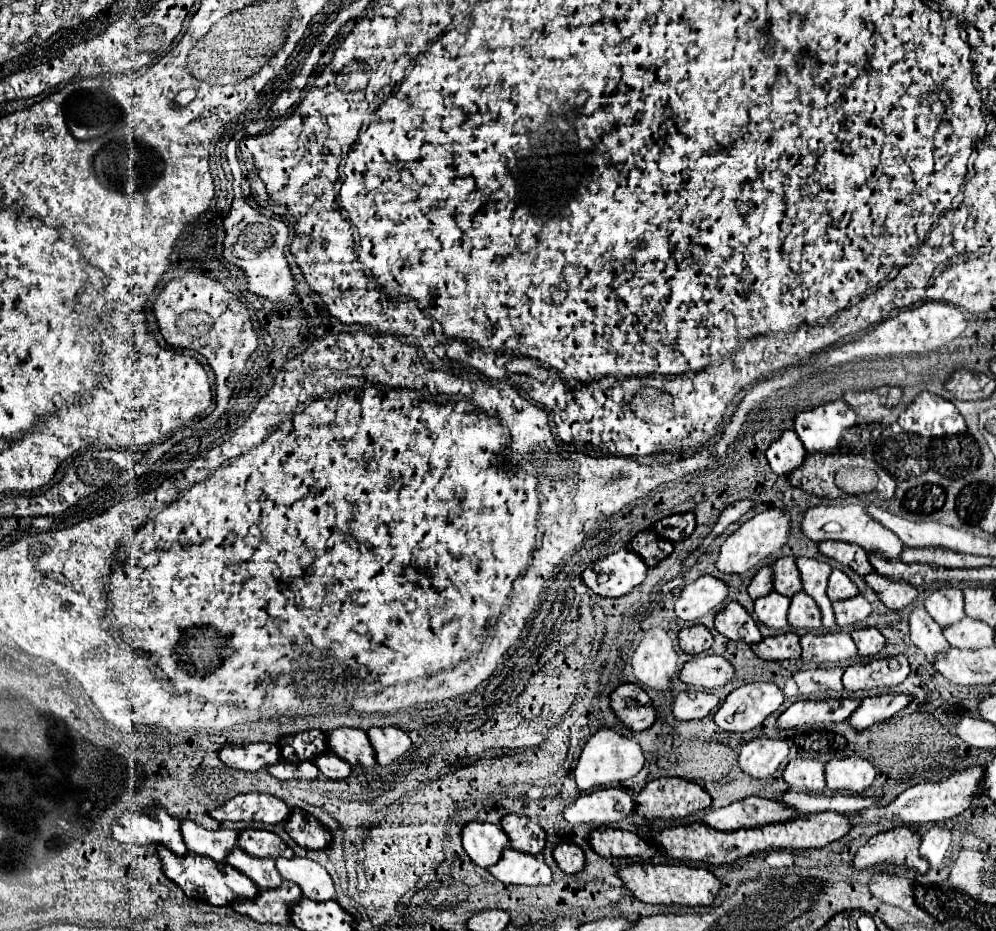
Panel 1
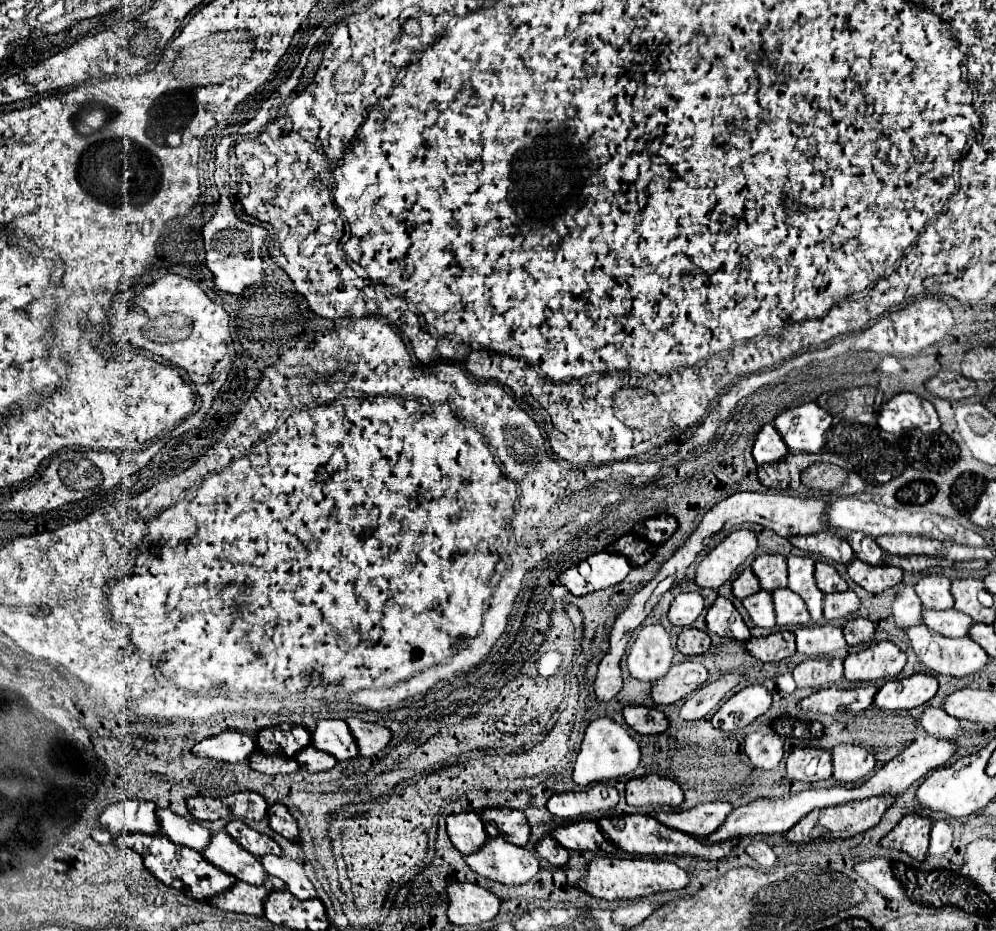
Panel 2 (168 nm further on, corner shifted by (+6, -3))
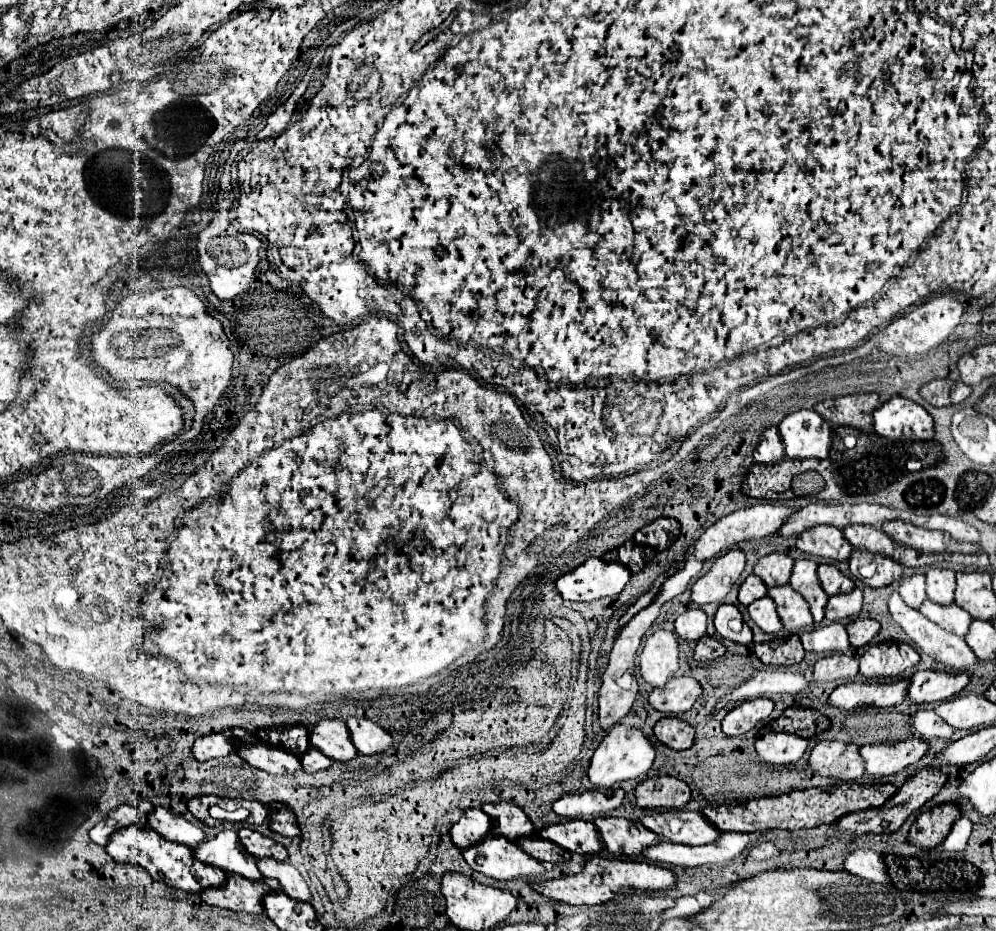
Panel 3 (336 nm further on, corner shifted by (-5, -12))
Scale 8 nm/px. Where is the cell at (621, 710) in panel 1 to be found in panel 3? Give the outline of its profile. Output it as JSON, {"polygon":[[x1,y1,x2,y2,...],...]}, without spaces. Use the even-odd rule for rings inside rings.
{"polygon":[[661,718,653,728,657,740,661,740,667,748,687,750,693,744,695,730,683,722,681,718]]}

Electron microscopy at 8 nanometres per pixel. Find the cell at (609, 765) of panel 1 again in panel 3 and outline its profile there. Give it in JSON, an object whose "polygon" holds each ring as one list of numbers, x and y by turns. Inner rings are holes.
{"polygon":[[615,724,607,732,607,736,601,740,601,744,597,746,597,750,591,758,589,780,597,788,611,788,617,782,633,780,633,778,647,774,647,770,653,764,653,758,655,758,655,750,649,744,649,740,641,734,641,730,629,728,629,726,623,726,623,724]]}

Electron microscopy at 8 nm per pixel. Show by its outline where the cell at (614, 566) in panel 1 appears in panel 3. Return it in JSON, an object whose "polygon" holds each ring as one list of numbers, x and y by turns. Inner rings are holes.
{"polygon":[[589,558,573,572,557,580,557,590,569,602,593,602,619,594,631,580,629,568,619,562,603,562]]}

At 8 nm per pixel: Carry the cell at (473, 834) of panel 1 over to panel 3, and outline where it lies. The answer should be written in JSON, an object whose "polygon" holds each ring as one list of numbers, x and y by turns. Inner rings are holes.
{"polygon":[[469,808,463,812,461,820,451,828,451,838,459,848,471,848,485,840,491,834,491,822,487,814,477,808]]}

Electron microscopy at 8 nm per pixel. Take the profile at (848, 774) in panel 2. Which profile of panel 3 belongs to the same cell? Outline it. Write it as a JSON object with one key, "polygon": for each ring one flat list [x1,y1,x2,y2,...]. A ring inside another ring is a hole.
{"polygon":[[907,738,891,746,867,744,861,746,859,752,863,756,867,776,891,776,919,762,919,758,927,752,927,744,923,738]]}

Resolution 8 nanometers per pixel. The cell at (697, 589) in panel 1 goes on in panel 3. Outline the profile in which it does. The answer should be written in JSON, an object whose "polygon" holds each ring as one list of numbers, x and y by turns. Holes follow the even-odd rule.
{"polygon":[[689,608,675,620,675,632,687,640,699,640,705,636,707,614,701,608]]}

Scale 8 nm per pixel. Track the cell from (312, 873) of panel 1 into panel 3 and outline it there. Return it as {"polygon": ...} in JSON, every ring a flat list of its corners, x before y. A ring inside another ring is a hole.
{"polygon":[[263,858,257,862,257,866,265,878,279,880,283,886,283,892,287,896,291,896,293,900,301,900,301,902,311,900,311,890,307,886,307,882,299,874,299,870,295,866,291,866,289,862,277,862,273,858]]}

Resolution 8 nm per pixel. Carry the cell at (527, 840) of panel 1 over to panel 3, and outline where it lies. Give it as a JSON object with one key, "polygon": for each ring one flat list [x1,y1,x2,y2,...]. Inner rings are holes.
{"polygon":[[507,802,483,804,481,810,491,818,493,836,505,836,511,842,519,842,521,838,531,838,535,832,527,814,515,804]]}

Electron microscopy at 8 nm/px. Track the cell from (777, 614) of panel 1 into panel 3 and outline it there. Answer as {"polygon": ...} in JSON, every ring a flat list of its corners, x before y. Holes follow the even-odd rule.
{"polygon":[[765,596,765,598,759,598,755,602,751,602,747,606,749,610,749,616,753,618,753,622,763,630,763,632,781,632,783,630,783,624,777,616,777,610,775,610,775,602]]}

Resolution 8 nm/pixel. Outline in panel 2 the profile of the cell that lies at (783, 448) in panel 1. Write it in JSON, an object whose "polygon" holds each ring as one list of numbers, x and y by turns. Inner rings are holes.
{"polygon":[[764,425,754,441,754,449,752,449,752,457,758,465,764,463,776,463,780,459,784,459,788,455,788,447,782,441,782,437,778,435,778,431,772,425]]}

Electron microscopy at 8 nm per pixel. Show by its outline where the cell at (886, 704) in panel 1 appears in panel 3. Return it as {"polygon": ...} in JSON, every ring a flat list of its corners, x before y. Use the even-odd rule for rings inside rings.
{"polygon":[[917,670,907,688,907,700,915,706,943,702,961,692,969,682,967,674,947,674,935,670]]}

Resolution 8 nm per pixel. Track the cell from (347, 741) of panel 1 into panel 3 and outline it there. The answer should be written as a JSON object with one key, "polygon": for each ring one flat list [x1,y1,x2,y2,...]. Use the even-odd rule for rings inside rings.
{"polygon":[[321,720,311,728,309,740,311,746,321,750,325,756,337,762,349,762,357,758,357,748,351,744,351,736,347,732,349,728,345,726,343,720]]}

